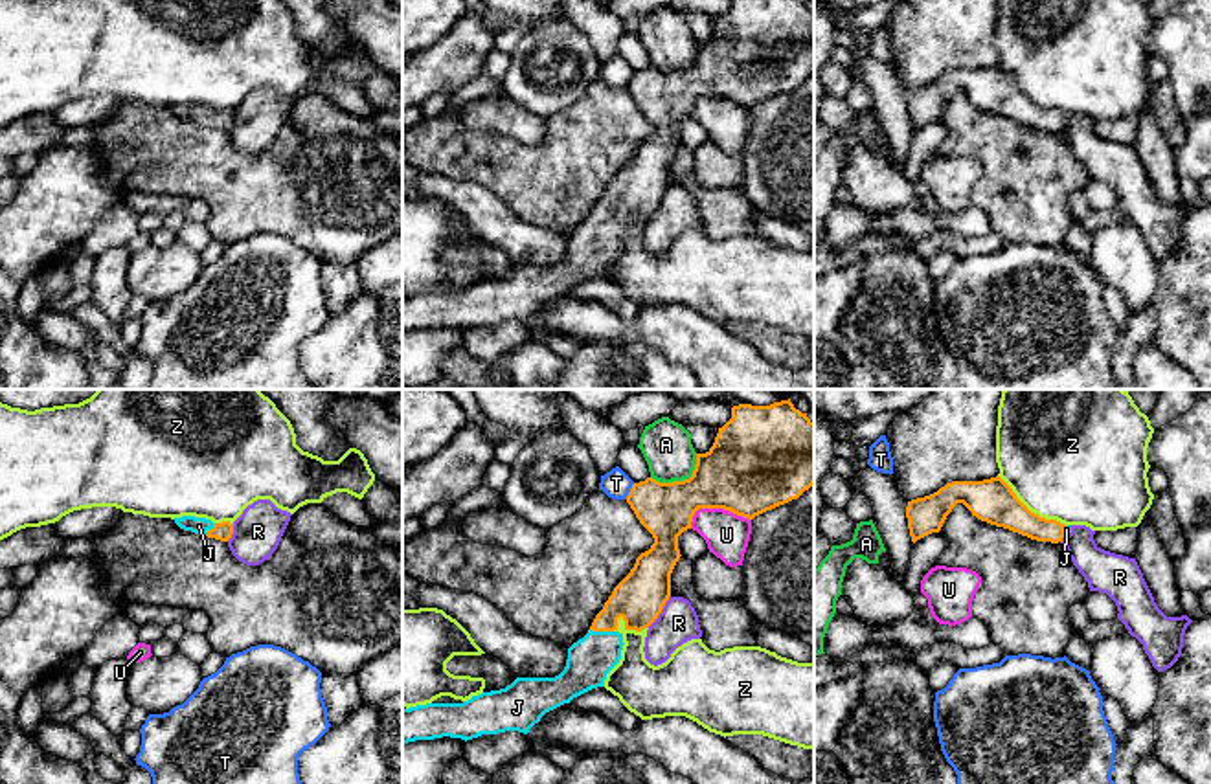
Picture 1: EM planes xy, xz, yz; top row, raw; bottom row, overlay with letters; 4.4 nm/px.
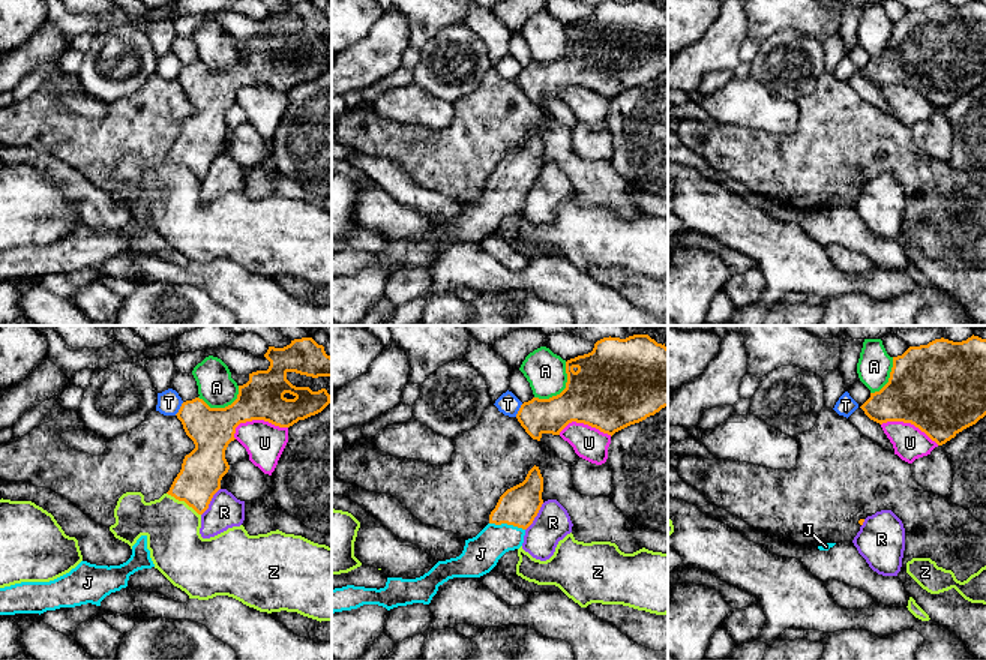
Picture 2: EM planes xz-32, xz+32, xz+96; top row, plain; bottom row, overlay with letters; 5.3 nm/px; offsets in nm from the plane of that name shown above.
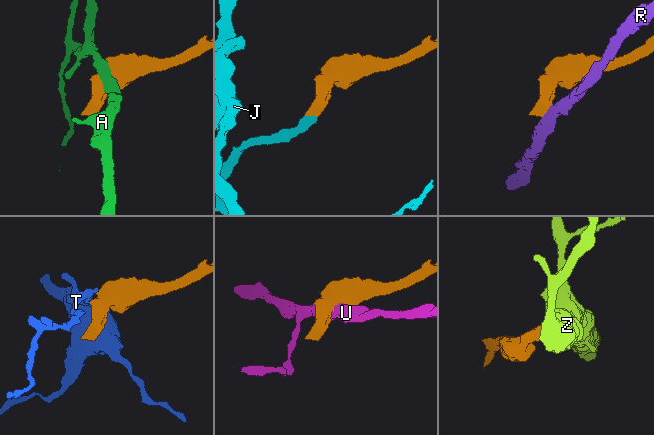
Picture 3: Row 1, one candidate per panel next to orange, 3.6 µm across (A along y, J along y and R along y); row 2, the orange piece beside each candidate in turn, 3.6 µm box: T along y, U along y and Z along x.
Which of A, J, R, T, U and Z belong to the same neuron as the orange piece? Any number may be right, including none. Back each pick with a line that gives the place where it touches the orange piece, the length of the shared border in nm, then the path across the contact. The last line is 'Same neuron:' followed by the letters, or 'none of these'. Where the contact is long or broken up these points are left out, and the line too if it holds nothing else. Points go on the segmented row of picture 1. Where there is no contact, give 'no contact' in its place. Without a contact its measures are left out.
J: meets orange in xz at (601, 630); contact 110 nm long; runs through xz (640, 597), (629, 599), (601, 630), (601, 647), (588, 661)
Same neuron: J

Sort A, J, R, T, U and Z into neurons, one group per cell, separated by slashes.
A / J / R / T / U / Z

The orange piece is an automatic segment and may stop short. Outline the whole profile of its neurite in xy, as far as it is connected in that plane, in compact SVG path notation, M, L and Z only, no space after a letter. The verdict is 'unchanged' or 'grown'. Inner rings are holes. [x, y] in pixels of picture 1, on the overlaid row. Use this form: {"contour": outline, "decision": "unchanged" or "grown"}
{"contour": "M182 516L175 518L175 523L184 531L191 531L195 534L215 538L221 542L228 542L233 534L233 523L230 521L213 523L211 520L206 518Z", "decision": "grown"}

